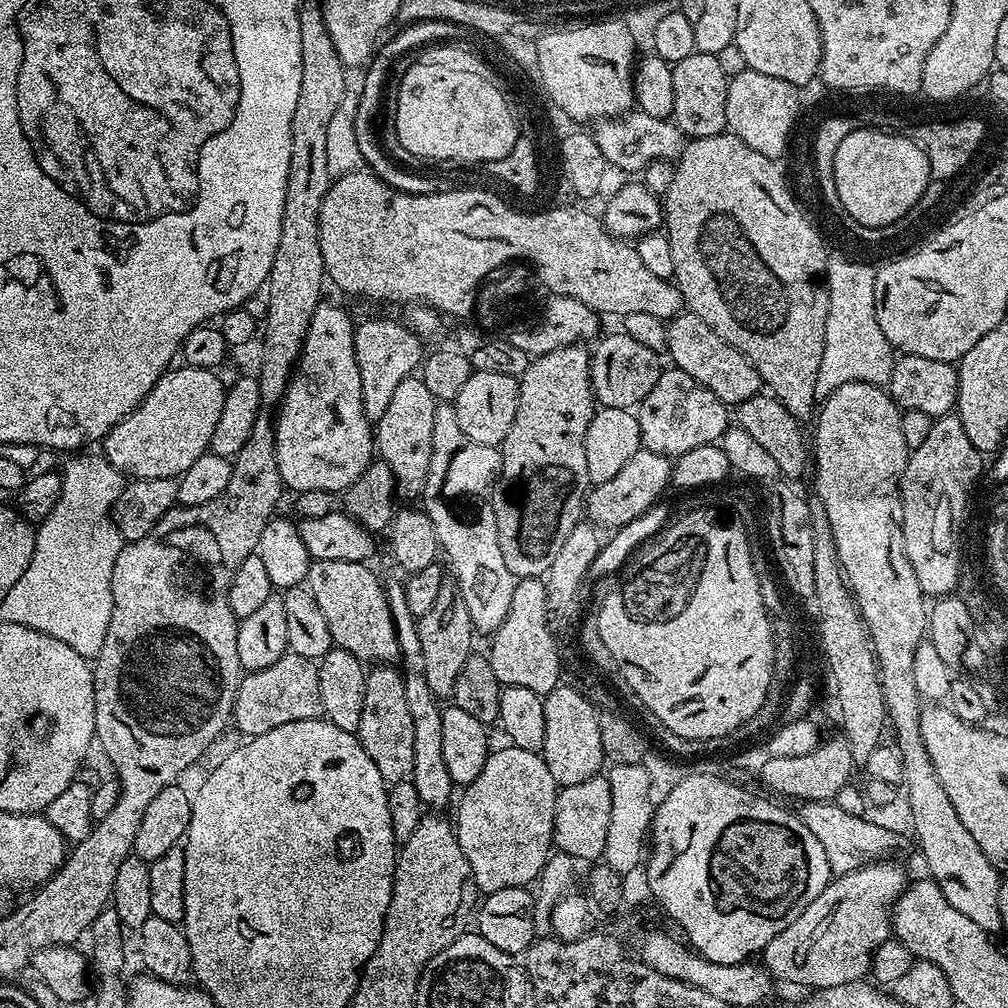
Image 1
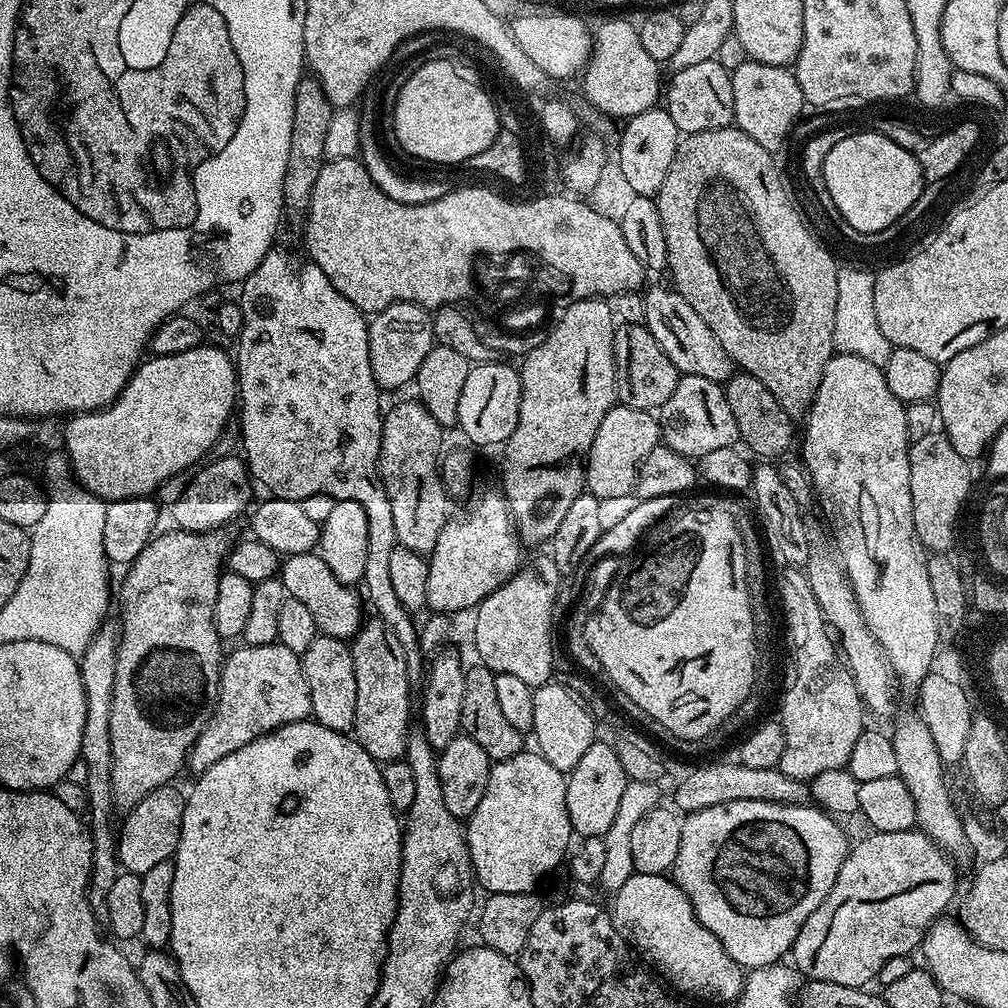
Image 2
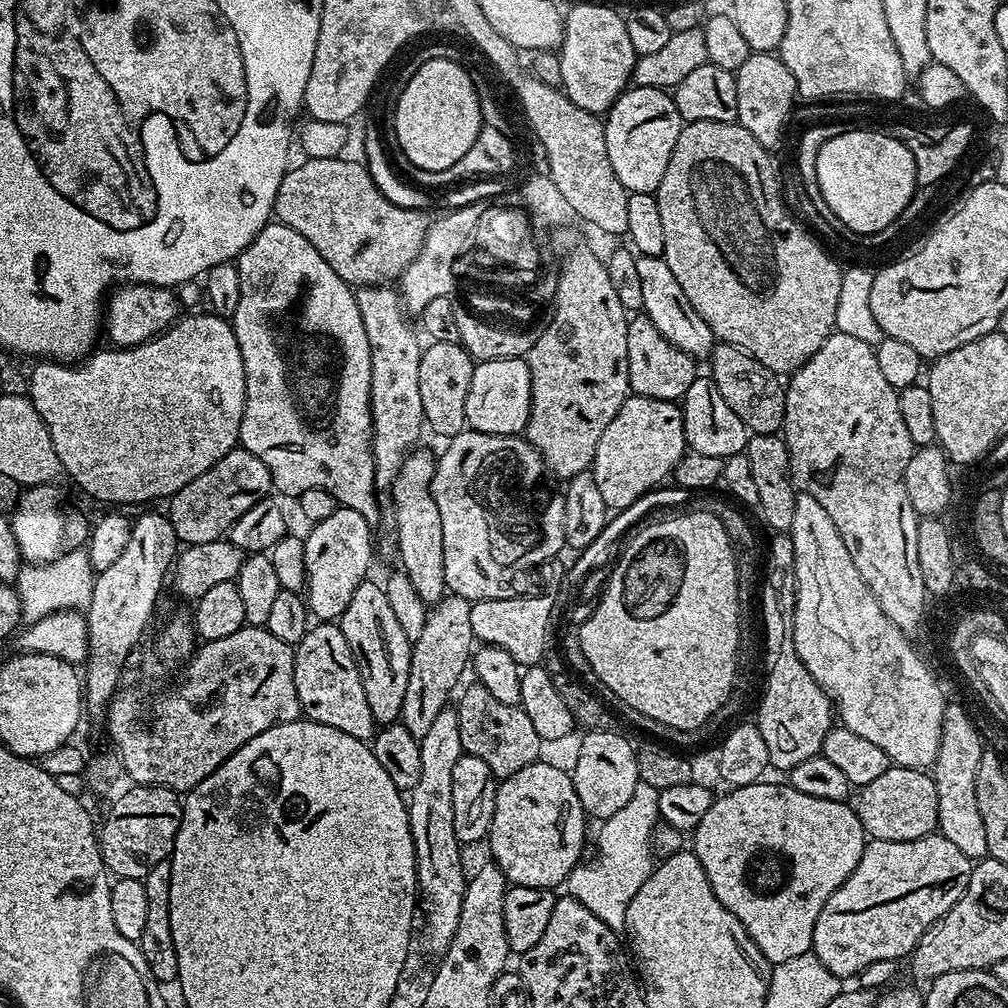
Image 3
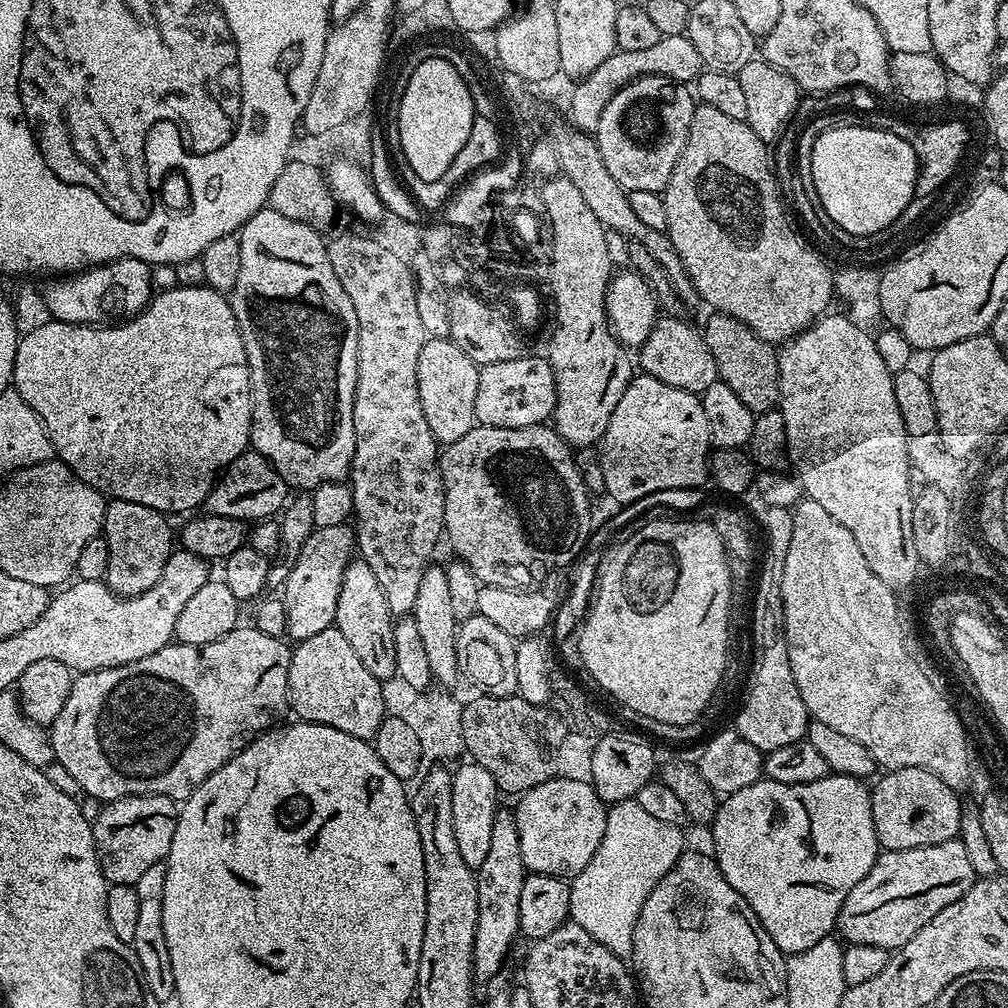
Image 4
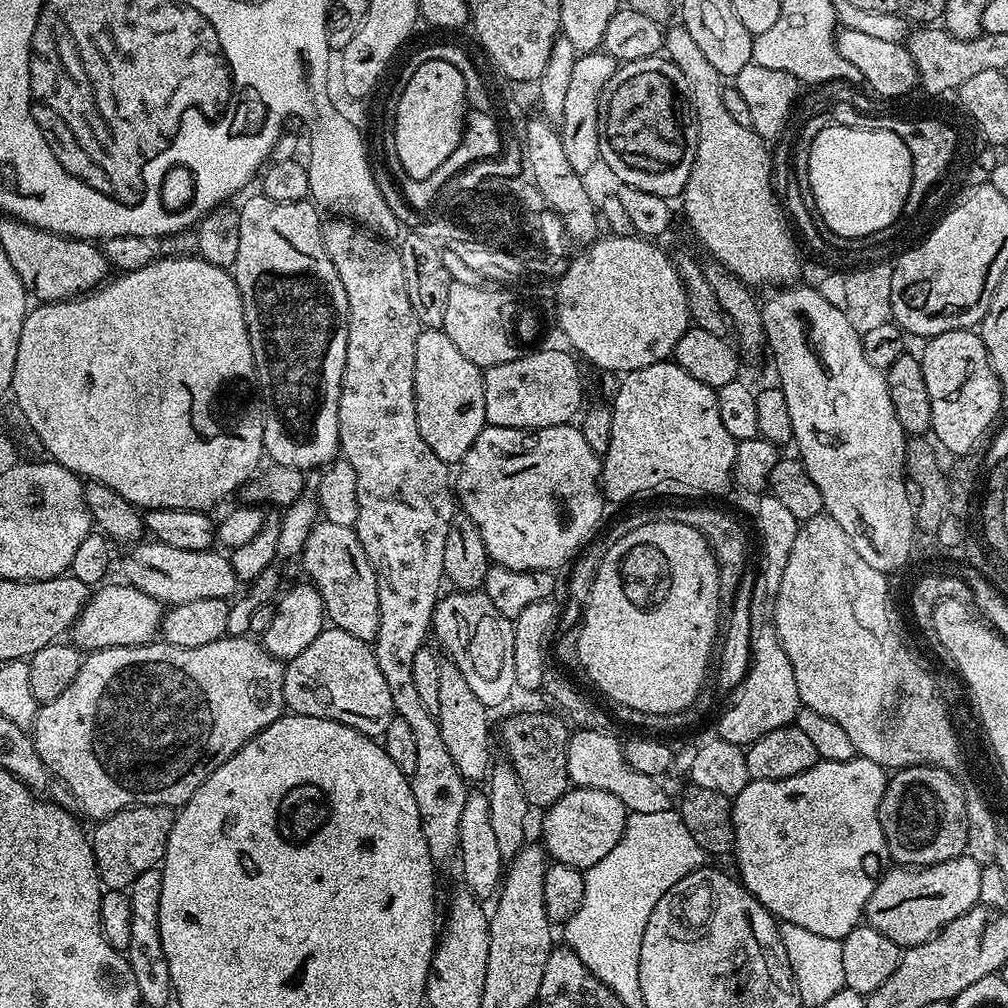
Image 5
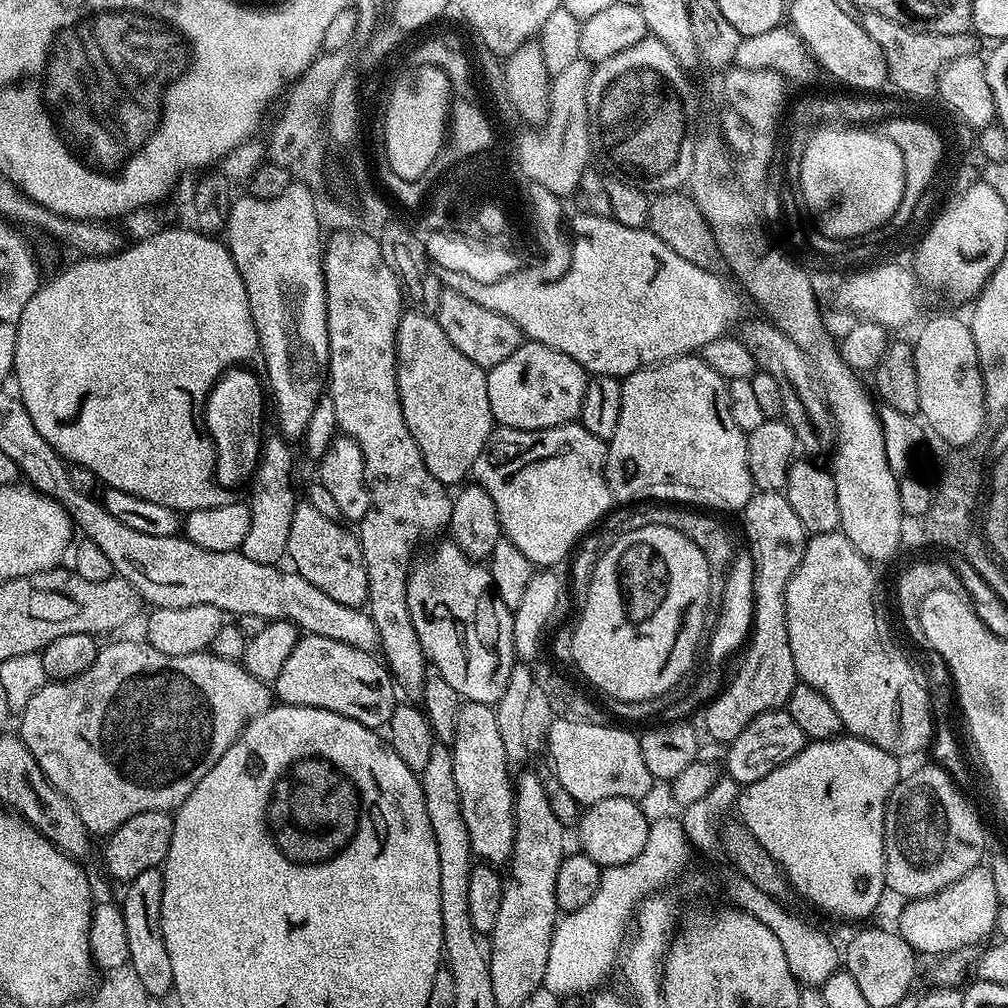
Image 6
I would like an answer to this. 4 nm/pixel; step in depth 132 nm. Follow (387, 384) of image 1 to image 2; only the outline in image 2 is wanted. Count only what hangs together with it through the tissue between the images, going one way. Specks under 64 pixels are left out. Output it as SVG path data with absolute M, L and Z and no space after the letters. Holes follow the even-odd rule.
M401 300L399 304L386 306L386 310L375 313L368 320L368 341L370 342L370 370L381 390L400 388L403 384L411 385L418 374L418 366L422 366L422 358L430 354L434 347L432 334L432 316L429 309L420 304L412 304L409 300Z

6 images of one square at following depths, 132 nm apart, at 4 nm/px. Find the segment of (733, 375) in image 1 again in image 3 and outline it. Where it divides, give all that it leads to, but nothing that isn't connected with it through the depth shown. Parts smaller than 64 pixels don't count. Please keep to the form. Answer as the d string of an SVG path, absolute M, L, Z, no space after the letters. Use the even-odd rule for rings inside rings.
M637 255L636 261L638 262L638 275L642 278L643 315L648 316L650 322L658 326L658 334L662 334L666 342L678 346L678 350L697 358L711 357L714 337L710 326L706 326L706 322L702 322L702 317L698 315L698 310L690 306L682 286L678 286L678 278L674 278L663 256Z

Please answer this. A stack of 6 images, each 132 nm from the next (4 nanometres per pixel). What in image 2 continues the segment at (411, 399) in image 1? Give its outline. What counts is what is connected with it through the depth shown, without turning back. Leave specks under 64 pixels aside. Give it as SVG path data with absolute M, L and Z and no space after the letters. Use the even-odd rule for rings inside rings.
M411 399L383 413L380 480L386 486L386 498L390 498L397 545L430 554L450 519L450 497L440 475L446 432L419 399Z

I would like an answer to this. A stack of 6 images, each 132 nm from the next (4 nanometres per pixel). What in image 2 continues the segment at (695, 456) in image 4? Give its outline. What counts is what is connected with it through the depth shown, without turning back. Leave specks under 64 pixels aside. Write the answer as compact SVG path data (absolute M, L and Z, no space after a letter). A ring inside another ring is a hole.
M611 408L594 434L594 442L586 457L584 482L587 491L600 499L620 500L623 496L632 496L636 486L636 476L640 472L640 463L650 454L650 450L661 447L659 419L651 411L643 408Z

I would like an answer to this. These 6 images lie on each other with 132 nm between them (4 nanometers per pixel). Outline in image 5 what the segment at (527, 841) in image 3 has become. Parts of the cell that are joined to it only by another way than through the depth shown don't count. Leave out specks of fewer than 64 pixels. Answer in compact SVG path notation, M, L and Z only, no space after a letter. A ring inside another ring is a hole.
M569 787L568 792L543 813L544 851L555 863L586 870L594 866L594 862L602 862L602 858L618 846L618 838L622 838L629 815L628 808L606 790Z

